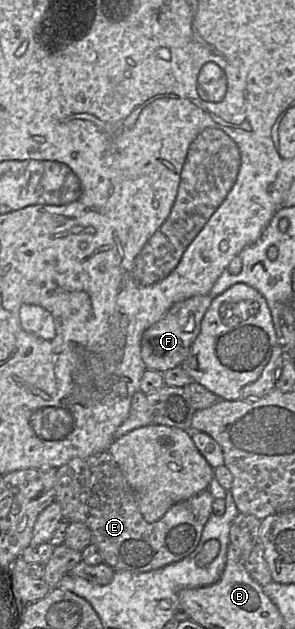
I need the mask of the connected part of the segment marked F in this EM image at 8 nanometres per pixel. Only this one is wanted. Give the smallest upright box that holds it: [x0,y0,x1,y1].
[141,294,212,372]

